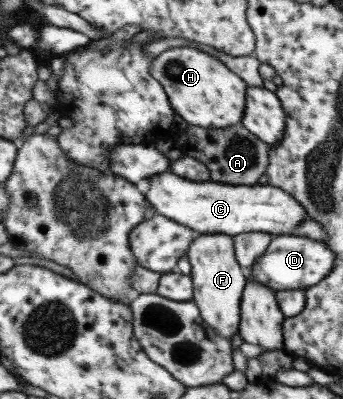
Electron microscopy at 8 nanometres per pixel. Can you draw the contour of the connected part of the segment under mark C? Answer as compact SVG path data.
M170 170L149 176L147 180L148 190L143 195L154 209L154 214L164 216L174 223L187 226L197 234L216 233L236 236L245 232L265 232L273 236L290 235L302 221L308 220L306 212L302 210L302 206L296 200L281 188L268 184L231 185L210 180L193 181L182 178Z

